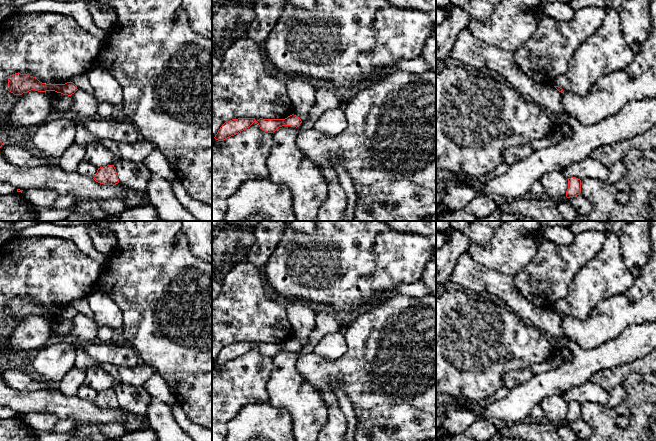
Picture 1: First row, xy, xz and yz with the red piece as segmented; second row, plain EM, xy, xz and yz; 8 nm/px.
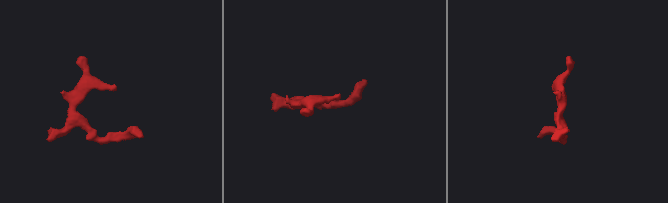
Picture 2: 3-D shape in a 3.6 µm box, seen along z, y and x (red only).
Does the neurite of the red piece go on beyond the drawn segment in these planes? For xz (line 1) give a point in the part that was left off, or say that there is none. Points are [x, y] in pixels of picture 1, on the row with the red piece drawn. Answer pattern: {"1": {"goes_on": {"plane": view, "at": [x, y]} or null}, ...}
{"1": {"goes_on": null}}

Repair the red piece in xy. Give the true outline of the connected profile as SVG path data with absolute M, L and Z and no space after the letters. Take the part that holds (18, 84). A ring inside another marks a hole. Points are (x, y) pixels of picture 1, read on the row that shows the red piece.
M15 73L8 78L7 90L14 95L22 95L23 93L35 90L38 92L55 91L63 95L71 96L78 89L73 82L67 82L65 84L45 84L28 74Z

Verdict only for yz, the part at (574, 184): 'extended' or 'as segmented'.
as segmented

